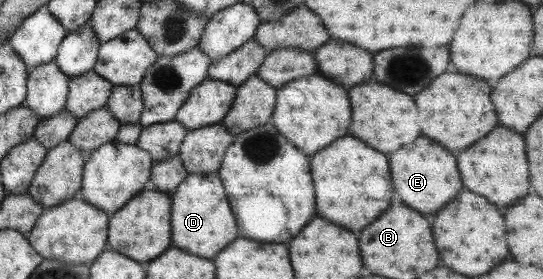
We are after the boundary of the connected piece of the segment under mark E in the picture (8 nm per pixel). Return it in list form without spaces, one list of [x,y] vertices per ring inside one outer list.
[[[418,137],[413,143],[391,153],[389,173],[391,173],[391,183],[395,193],[401,197],[401,201],[407,207],[419,213],[435,213],[463,187],[457,173],[455,157],[449,155],[449,151],[445,151],[441,145],[435,145],[434,141],[427,141],[426,137]]]

